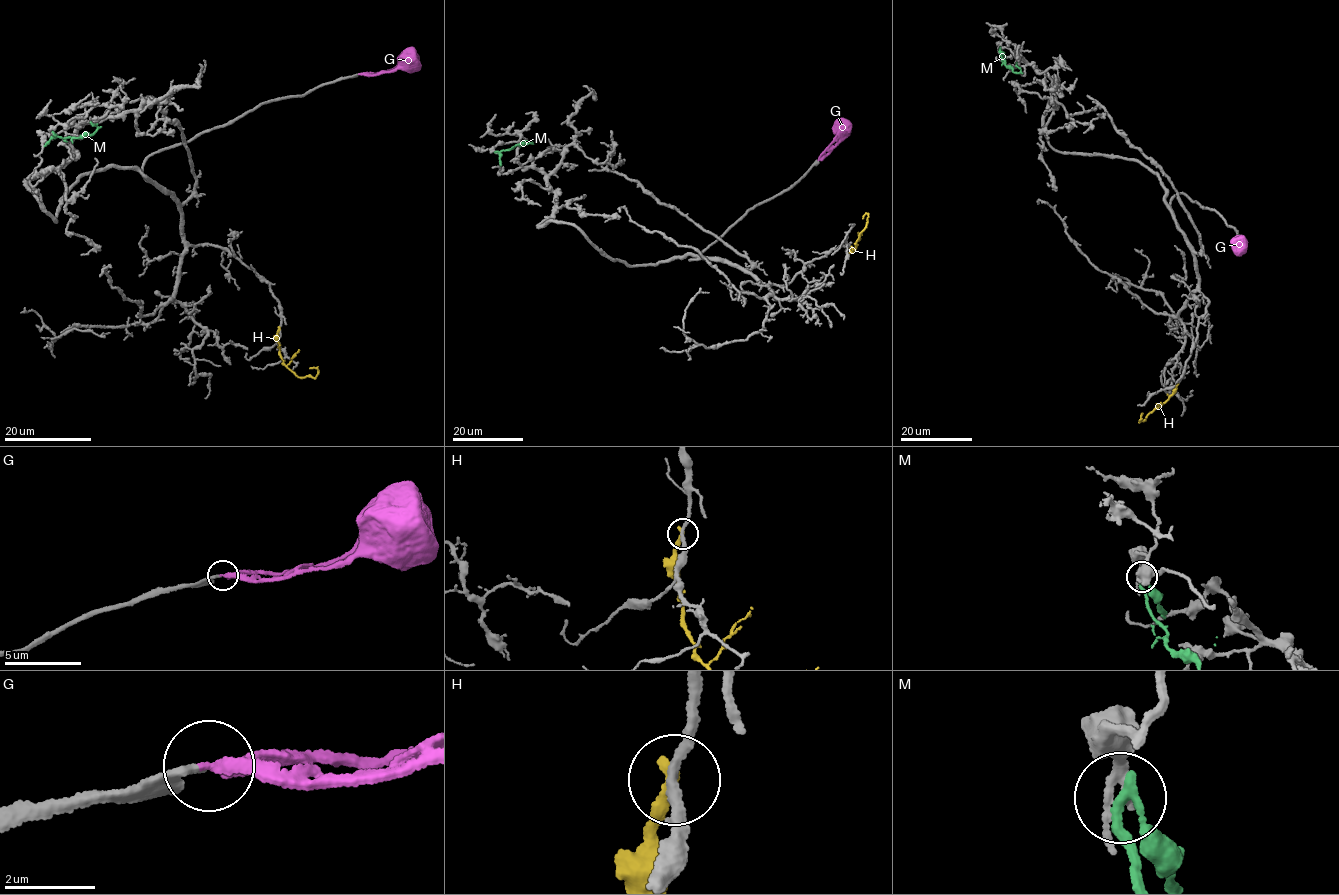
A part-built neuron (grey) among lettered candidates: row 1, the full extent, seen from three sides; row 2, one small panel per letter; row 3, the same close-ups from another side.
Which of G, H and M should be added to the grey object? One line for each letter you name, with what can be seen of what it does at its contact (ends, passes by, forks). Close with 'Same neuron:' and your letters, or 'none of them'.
G: it passes by
Same neuron: G

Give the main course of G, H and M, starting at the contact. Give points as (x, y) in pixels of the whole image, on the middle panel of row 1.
G: (819, 159), (835, 140), (840, 122), (844, 123), (843, 127)
H: (850, 248), (853, 252), (868, 214), (863, 219)
M: (495, 151), (533, 142), (524, 141)

